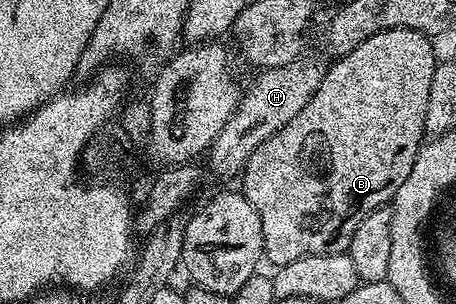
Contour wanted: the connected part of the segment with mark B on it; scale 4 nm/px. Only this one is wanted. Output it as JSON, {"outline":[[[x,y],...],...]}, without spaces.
{"outline":[[[381,30],[376,36],[364,40],[352,52],[329,63],[320,88],[304,104],[304,108],[280,132],[276,132],[264,144],[260,144],[250,154],[246,168],[240,175],[241,193],[256,208],[262,225],[262,249],[265,261],[271,262],[271,267],[277,268],[284,264],[292,264],[292,260],[300,260],[300,256],[316,256],[317,254],[344,254],[349,251],[350,241],[364,216],[373,210],[381,210],[393,199],[394,194],[408,180],[408,172],[412,172],[412,164],[416,160],[418,150],[422,147],[426,134],[426,113],[428,112],[428,92],[432,88],[432,76],[436,65],[434,46],[429,37],[415,30]]]}

